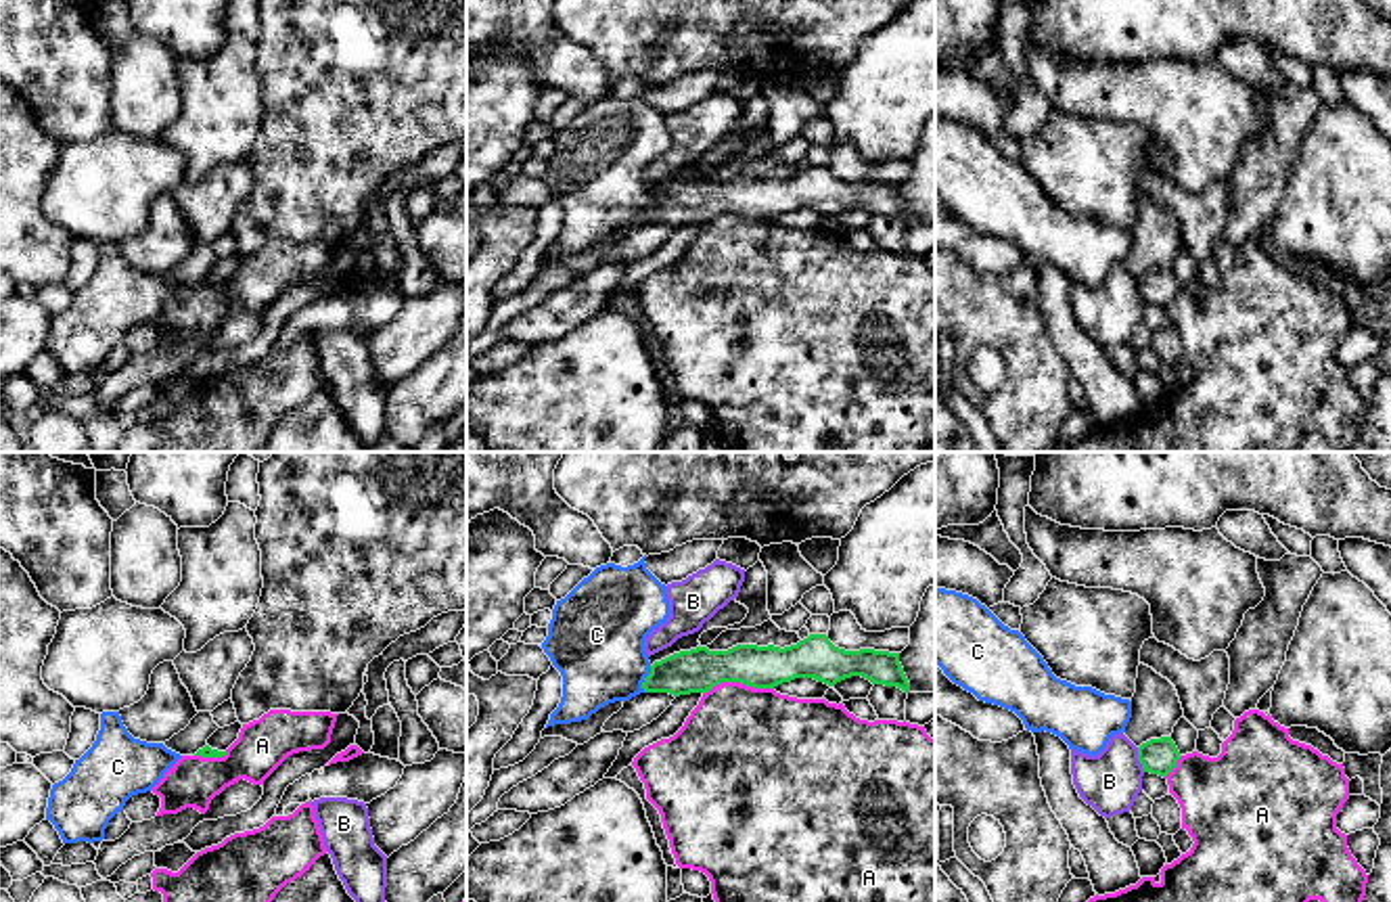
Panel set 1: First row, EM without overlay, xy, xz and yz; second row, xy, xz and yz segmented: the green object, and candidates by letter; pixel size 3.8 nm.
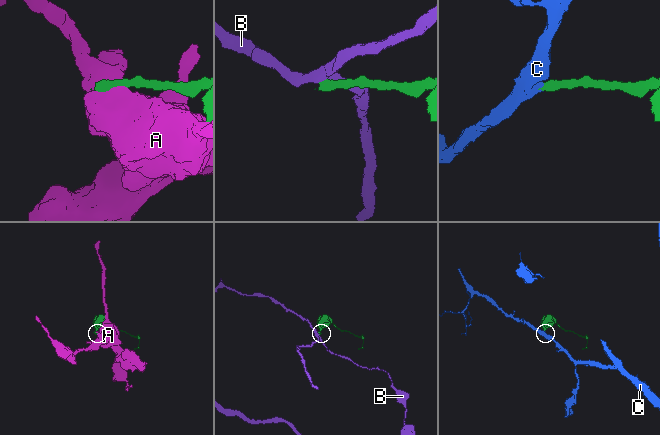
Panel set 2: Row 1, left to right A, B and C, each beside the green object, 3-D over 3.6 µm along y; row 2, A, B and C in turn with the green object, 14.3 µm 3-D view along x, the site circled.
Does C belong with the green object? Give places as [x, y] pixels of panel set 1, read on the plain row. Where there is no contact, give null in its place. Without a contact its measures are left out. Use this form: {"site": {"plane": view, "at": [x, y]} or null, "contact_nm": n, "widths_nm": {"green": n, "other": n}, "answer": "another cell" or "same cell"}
{"site": {"plane": "xz", "at": [645, 210]}, "contact_nm": 110, "widths_nm": {"green": 170, "other": 380}, "answer": "same cell"}

